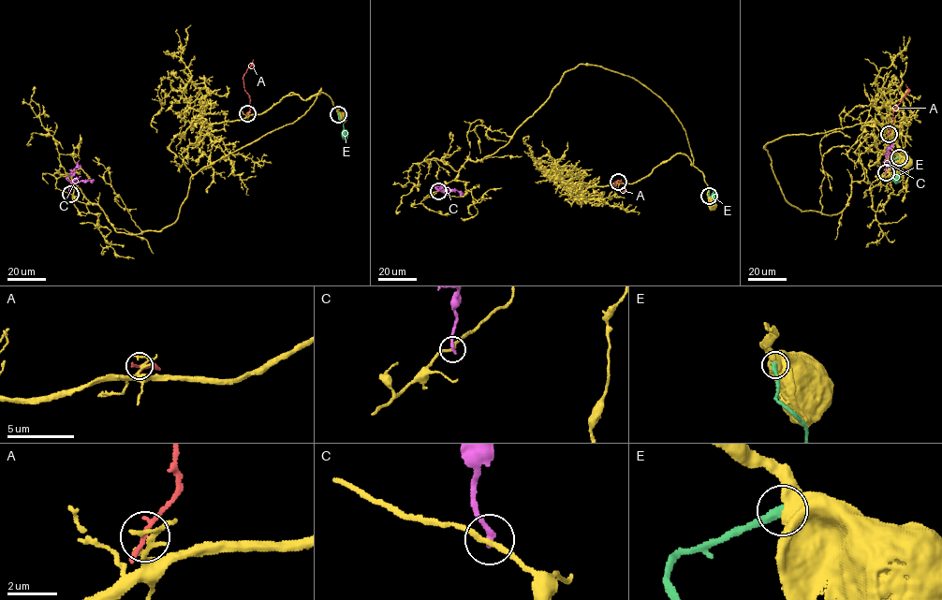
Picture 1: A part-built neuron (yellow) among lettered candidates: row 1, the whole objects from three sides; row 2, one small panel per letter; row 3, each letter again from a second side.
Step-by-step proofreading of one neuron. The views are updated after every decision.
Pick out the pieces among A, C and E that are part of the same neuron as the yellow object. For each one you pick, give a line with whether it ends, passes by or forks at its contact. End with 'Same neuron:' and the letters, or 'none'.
Same neuron: none

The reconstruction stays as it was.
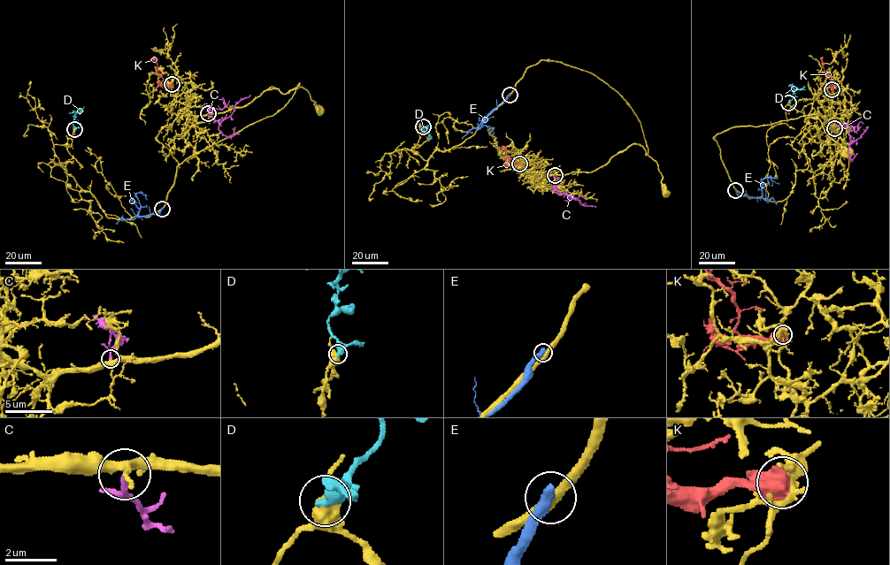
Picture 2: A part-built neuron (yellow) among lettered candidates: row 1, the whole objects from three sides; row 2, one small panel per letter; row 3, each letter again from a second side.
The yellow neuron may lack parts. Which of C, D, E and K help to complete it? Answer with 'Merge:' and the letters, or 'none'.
Merge: C

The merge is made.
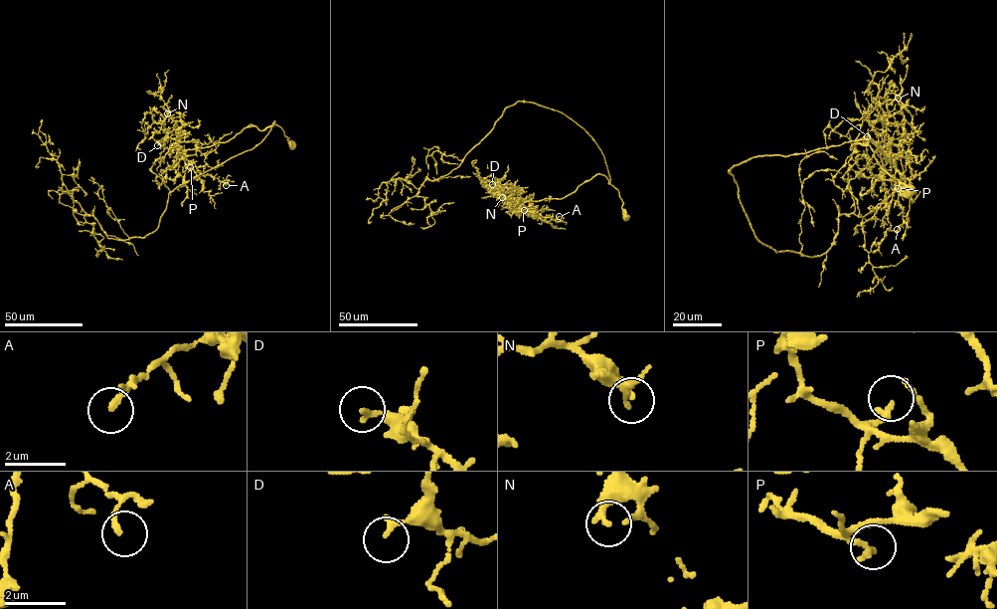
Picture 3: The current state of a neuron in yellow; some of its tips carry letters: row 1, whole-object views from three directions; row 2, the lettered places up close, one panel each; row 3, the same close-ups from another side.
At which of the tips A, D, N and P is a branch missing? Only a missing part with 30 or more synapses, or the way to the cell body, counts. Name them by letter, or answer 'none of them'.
D

